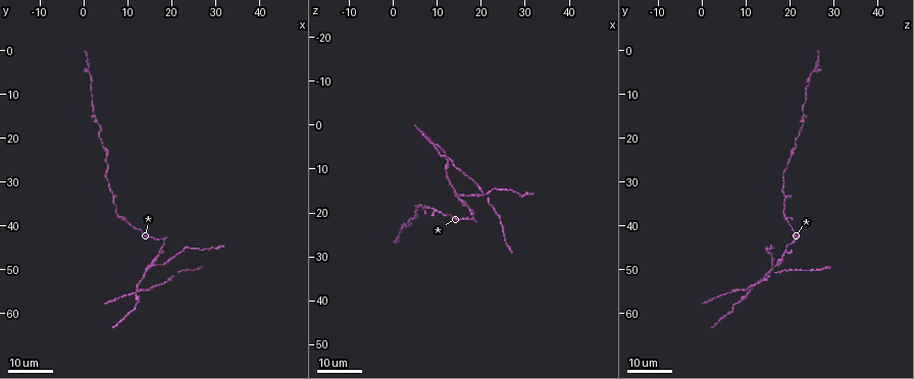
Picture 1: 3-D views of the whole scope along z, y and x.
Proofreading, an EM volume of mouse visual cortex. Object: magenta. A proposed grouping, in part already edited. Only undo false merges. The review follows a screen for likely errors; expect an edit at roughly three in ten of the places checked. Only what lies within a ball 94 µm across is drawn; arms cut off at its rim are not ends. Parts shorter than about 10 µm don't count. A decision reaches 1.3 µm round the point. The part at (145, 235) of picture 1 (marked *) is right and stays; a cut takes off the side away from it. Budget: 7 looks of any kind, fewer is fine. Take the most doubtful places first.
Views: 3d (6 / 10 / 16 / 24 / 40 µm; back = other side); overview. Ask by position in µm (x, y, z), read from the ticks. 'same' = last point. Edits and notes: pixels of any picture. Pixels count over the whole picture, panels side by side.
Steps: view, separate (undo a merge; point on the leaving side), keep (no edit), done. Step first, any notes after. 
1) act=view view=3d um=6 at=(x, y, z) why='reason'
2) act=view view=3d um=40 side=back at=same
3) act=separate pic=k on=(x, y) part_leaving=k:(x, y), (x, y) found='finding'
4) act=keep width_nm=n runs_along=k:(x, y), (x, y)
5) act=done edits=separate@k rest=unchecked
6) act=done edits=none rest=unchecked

act=view view=3d um=16 at=(18.0, 43.0, 21.0)

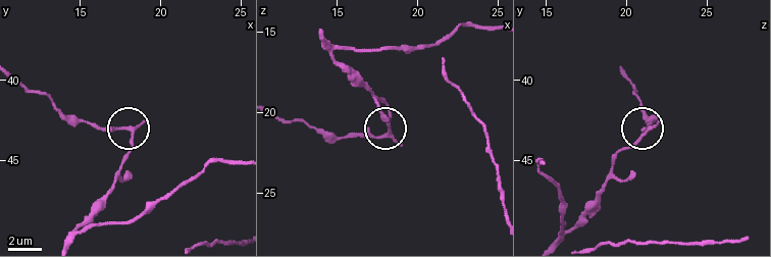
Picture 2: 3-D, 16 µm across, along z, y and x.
act=view view=3d um=6 at=(17.9, 43.0, 21.3) why='zoom in'

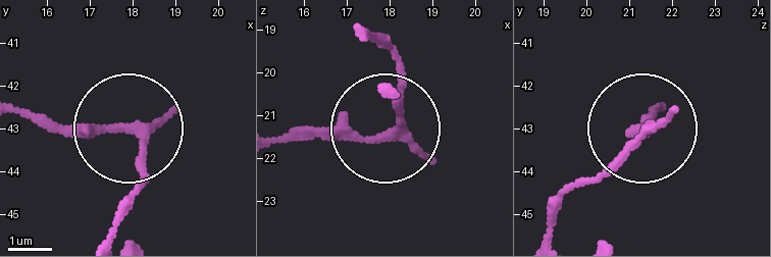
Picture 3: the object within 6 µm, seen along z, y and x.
act=keep runs_along=3:(19, 106), (74, 129), (129, 132), (140, 150), (133, 202) found='continuous, no second neuron'

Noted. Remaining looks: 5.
act=view view=3d um=16 at=(15.0, 49.5, 16.5) why='a fork'

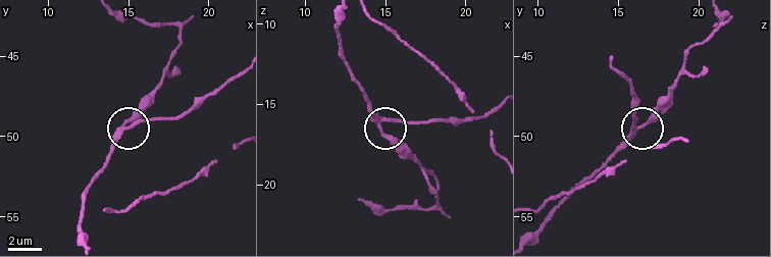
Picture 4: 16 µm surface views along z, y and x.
act=view view=3d um=6 at=(14.6, 49.5, 16.0)

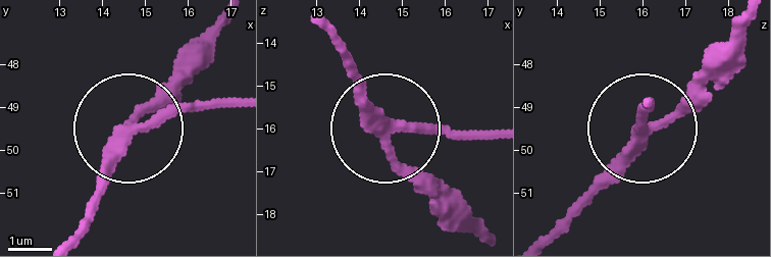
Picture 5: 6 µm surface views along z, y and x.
act=keep arms=3 found='all the same neuron'

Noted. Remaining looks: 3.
act=view view=3d um=16 at=(12.0, 56.5, 9.5) why='three-way junction'

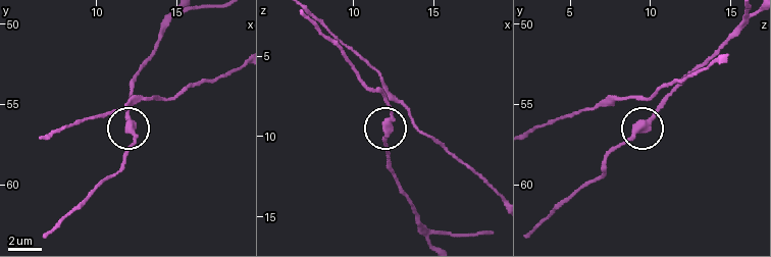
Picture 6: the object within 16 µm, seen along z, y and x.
act=view view=3d um=10 at=(12.3, 56.1, 9.5)

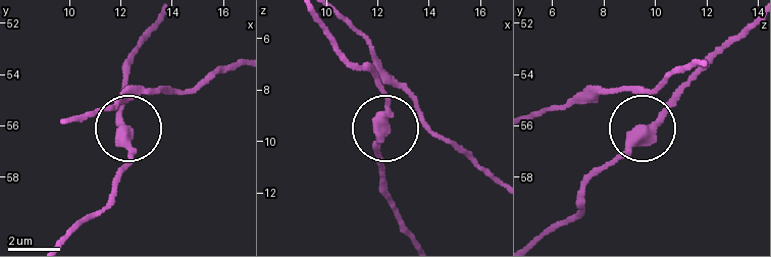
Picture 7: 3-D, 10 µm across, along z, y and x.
act=keep side_arm_um=13 runs_along=7:(415, 239), (384, 187), (378, 147), (384, 95), (378, 76) found='all the same neuron'

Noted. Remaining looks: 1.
act=done edits=none rest=unchecked

